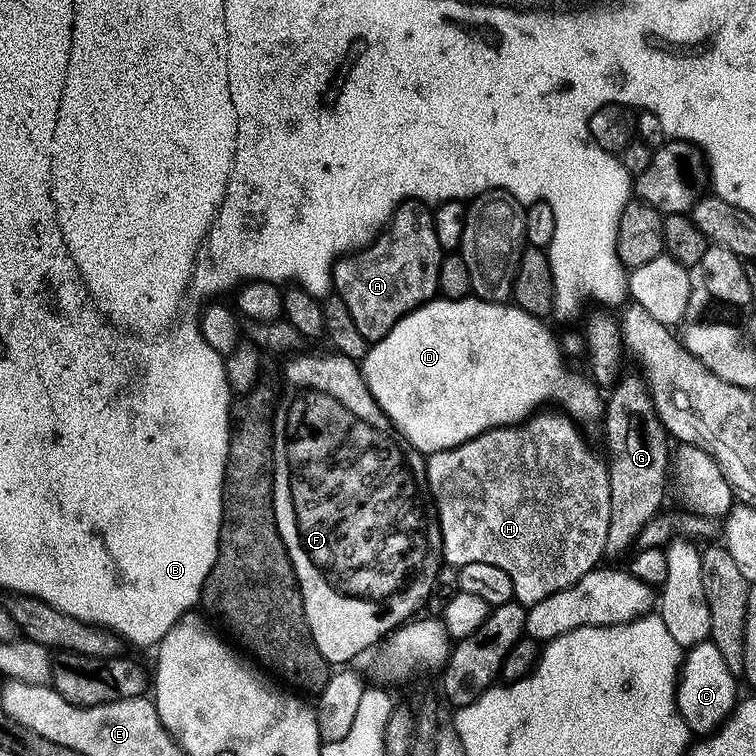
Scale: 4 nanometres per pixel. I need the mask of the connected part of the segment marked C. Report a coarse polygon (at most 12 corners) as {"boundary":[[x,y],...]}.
{"boundary":[[718,646],[687,649],[676,708],[707,738],[738,703]]}

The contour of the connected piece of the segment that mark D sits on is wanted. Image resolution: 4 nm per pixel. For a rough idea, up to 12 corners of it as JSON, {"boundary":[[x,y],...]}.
{"boundary":[[429,300],[369,347],[364,380],[425,454],[547,400],[599,421],[541,317]]}

